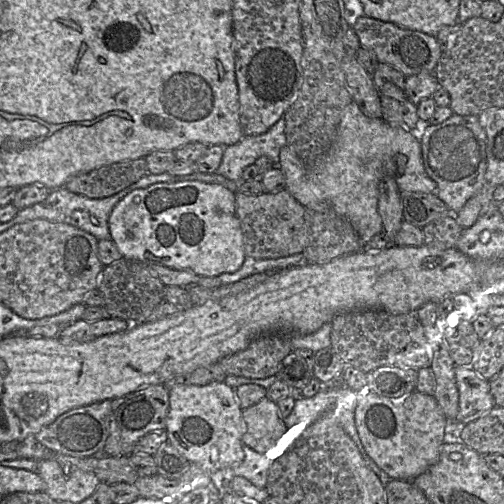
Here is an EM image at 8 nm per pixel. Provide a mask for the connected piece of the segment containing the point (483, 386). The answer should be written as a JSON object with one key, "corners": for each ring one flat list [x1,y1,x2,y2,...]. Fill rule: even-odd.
{"corners":[[454,364,454,372,459,393,459,409,455,421,472,421,496,405,488,380,480,377,470,365]]}

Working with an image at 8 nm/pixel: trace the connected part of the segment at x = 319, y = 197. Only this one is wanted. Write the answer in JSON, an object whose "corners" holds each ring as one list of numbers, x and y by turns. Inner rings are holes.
{"corners":[[354,101,345,107,330,148,313,166,307,168,295,152,285,145,279,152,279,166,277,167,284,174,285,190,302,206,317,212,334,211,346,218,359,235,362,245,383,231,382,220,378,212,378,186,384,177,394,178,400,192,411,191,436,195,437,189,436,182,425,171,420,141,408,130,392,126,381,118,367,117]]}

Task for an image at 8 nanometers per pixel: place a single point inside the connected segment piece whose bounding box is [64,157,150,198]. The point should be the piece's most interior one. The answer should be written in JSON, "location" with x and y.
{"location":[104,181]}

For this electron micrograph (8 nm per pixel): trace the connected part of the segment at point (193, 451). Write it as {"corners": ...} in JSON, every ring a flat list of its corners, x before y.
{"corners":[[224,382,204,386,172,386,169,389,169,411,165,426,167,442,190,463,197,464,208,473,232,468,244,459,242,412,235,389]]}

